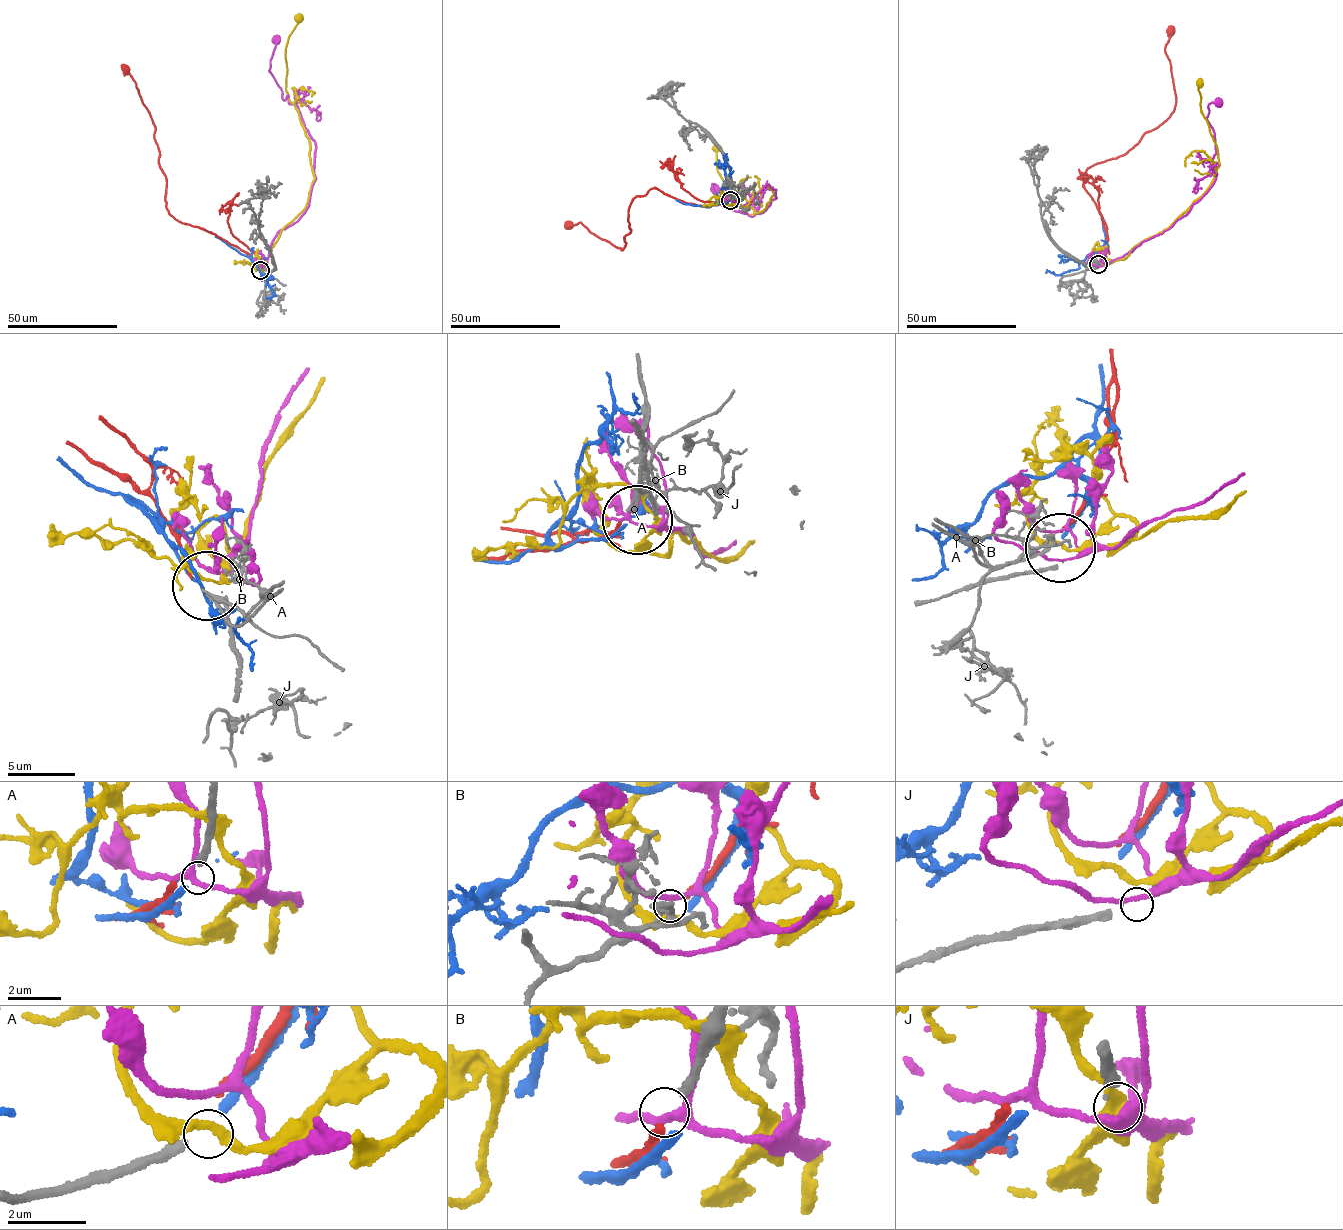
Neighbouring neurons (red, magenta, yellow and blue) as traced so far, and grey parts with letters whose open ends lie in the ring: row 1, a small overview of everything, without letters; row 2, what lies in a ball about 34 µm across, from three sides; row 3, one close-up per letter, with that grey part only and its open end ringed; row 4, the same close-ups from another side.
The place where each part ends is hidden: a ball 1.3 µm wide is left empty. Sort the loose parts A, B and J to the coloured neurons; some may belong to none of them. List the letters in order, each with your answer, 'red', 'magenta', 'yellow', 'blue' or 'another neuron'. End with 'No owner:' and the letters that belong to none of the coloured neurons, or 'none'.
A: blue
B: red
J: magenta
No owner: none

